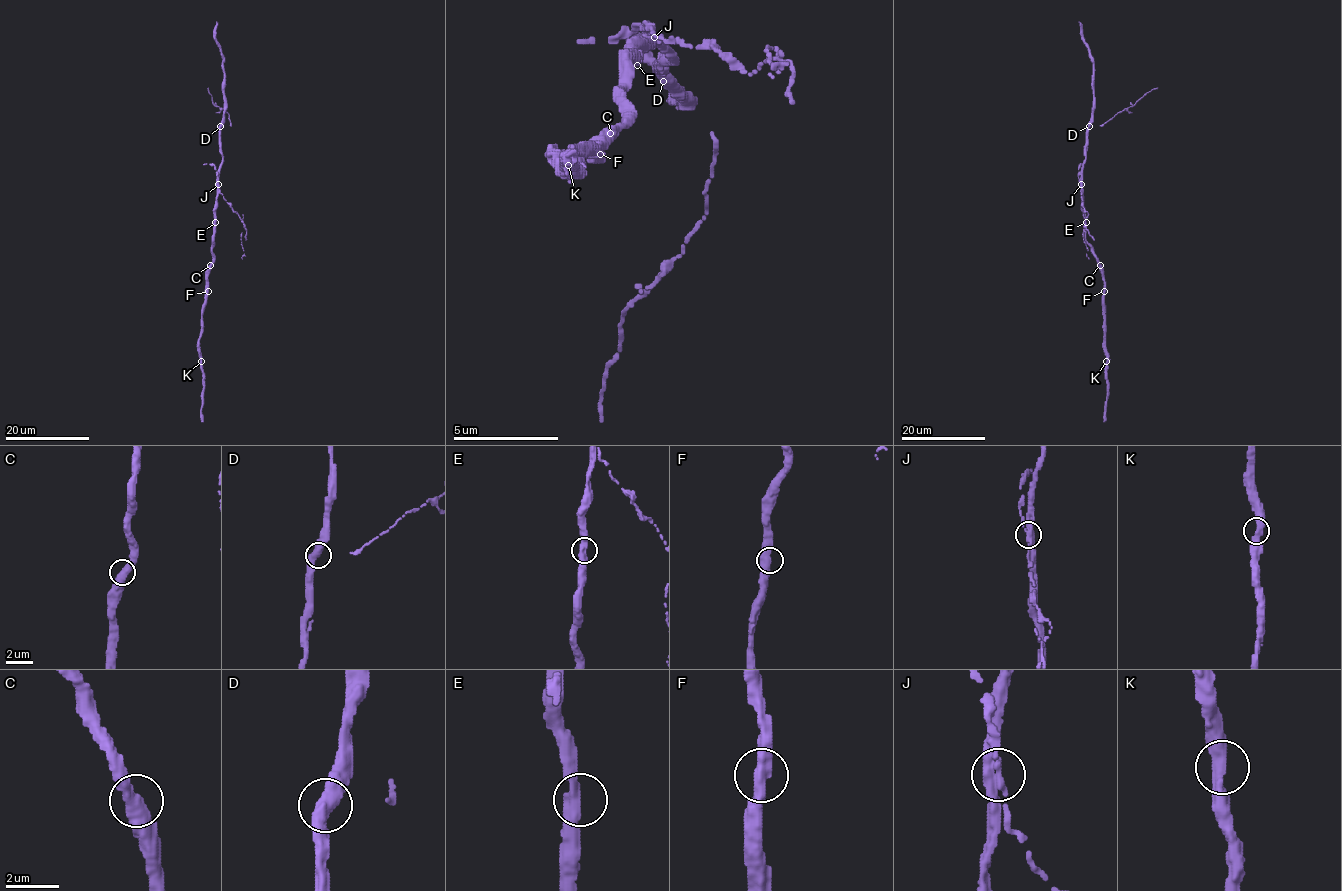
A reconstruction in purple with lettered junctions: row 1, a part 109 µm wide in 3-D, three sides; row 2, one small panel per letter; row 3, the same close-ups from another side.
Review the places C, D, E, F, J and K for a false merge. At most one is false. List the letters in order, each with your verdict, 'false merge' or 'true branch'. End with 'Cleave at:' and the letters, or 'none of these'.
C: true branch
D: true branch
E: true branch
F: true branch
J: false merge
K: true branch
Cleave at: J

